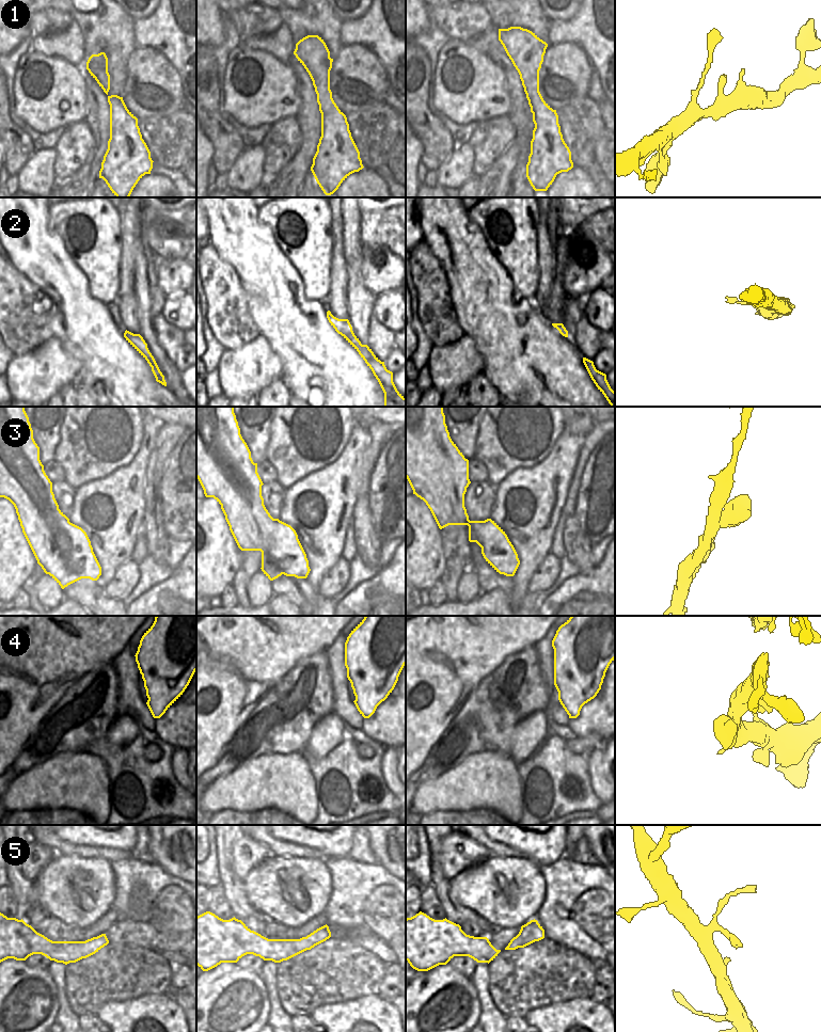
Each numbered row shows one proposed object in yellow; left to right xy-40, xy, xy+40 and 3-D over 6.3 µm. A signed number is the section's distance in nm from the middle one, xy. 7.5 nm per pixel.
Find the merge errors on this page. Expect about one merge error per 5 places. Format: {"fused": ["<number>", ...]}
{"fused": []}

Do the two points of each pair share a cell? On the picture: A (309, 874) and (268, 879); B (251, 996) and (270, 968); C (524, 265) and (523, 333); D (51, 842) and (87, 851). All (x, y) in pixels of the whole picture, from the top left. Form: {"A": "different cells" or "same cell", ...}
{"A": "same cell", "B": "different cells", "C": "different cells", "D": "same cell"}

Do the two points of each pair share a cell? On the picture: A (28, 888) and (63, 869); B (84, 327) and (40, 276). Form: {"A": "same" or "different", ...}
{"A": "different", "B": "same"}

